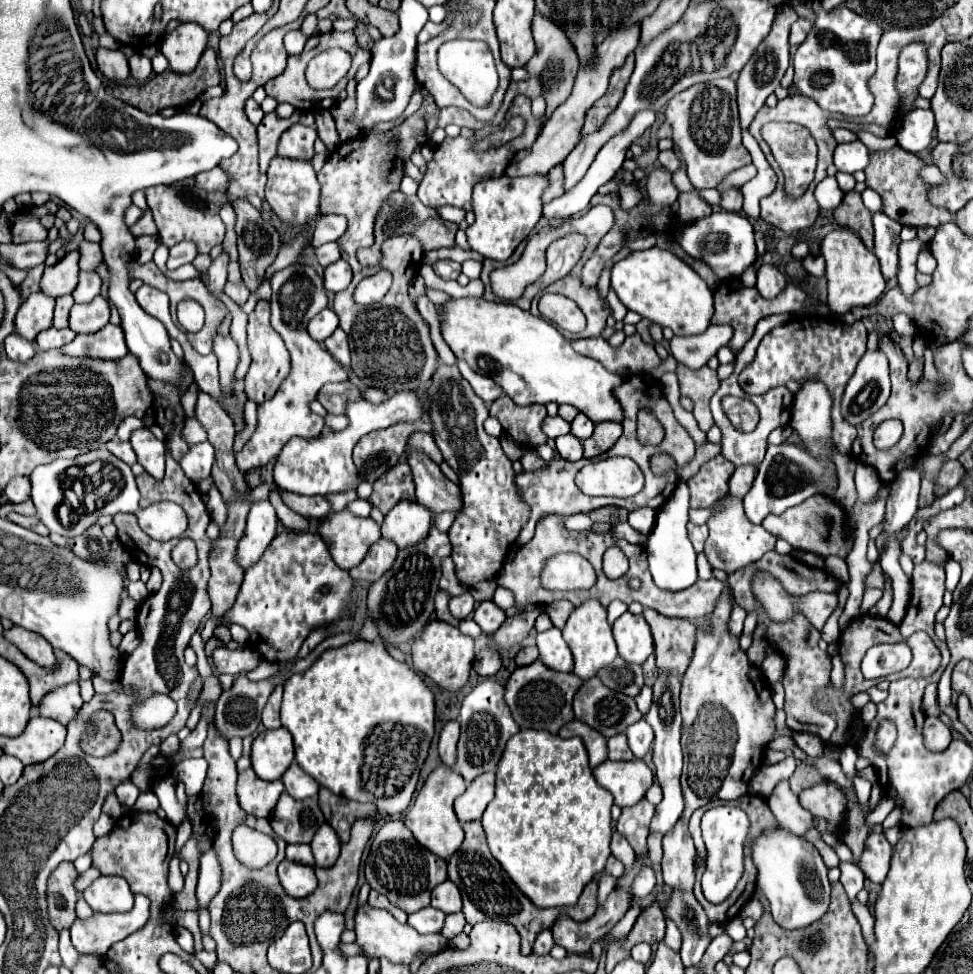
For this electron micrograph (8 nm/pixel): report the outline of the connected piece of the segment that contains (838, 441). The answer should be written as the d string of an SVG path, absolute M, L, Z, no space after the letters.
M822 316L794 318L788 324L774 328L762 338L754 362L740 372L740 386L748 394L764 394L768 388L786 384L788 380L796 380L796 382L802 382L808 378L822 380L834 394L834 408L832 408L834 444L838 452L850 454L850 446L856 438L856 428L844 420L840 406L842 406L844 384L848 384L848 380L852 378L852 372L856 370L858 360L866 352L866 336L868 336L868 330L862 322L844 324L840 320L828 320Z

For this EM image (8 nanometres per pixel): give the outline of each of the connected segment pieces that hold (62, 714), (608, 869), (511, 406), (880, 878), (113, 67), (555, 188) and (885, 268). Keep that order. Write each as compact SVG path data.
M79 666L79 679L68 684L68 686L64 686L64 688L50 692L48 696L44 696L44 700L38 708L38 714L46 716L46 718L54 718L64 726L70 724L72 720L76 720L76 714L80 712L80 708L84 704L78 683L82 679L91 679L92 677L93 673L89 668Z
M610 856L606 866L604 866L604 872L600 872L600 874L610 874L610 876L618 876L620 878L622 872L624 872L624 864L620 860L616 860L614 856Z
M500 396L490 404L490 416L498 418L504 432L520 446L538 448L548 440L540 430L540 422L546 418L542 404L518 406L514 400L508 400L508 396Z
M868 836L866 850L860 858L860 868L876 884L882 884L886 880L886 874L890 870L890 858L892 858L892 846L886 840L886 836Z
M98 48L96 52L96 62L98 62L98 70L110 78L110 80L126 80L130 76L130 68L128 68L128 58L120 52L120 50L108 50L108 48Z
M562 164L560 166L556 166L556 168L552 168L548 174L546 174L546 178L548 178L548 188L544 190L544 196L542 196L542 204L548 204L550 200L554 200L554 198L558 198L558 196L562 196L564 194L564 190L562 190Z
M882 212L874 214L874 254L880 260L882 274L886 280L894 278L898 272L898 236L902 224L888 218Z

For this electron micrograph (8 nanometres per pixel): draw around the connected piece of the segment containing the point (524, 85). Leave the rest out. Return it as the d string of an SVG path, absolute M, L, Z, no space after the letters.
M540 12L534 14L532 34L534 34L534 42L536 42L536 54L528 62L528 72L532 74L532 78L518 82L518 84L510 84L510 88L506 90L506 98L514 100L514 96L518 96L518 94L526 94L528 98L534 98L544 92L546 104L548 104L546 112L550 116L570 96L576 72L580 68L580 60L576 56L576 50L572 48L572 42L568 42L566 32L554 20L548 20L548 16L540 16Z

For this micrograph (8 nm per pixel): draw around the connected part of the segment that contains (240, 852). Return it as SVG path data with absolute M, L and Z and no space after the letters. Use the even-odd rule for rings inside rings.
M238 826L232 836L234 852L250 868L262 868L276 856L276 842L248 826Z

